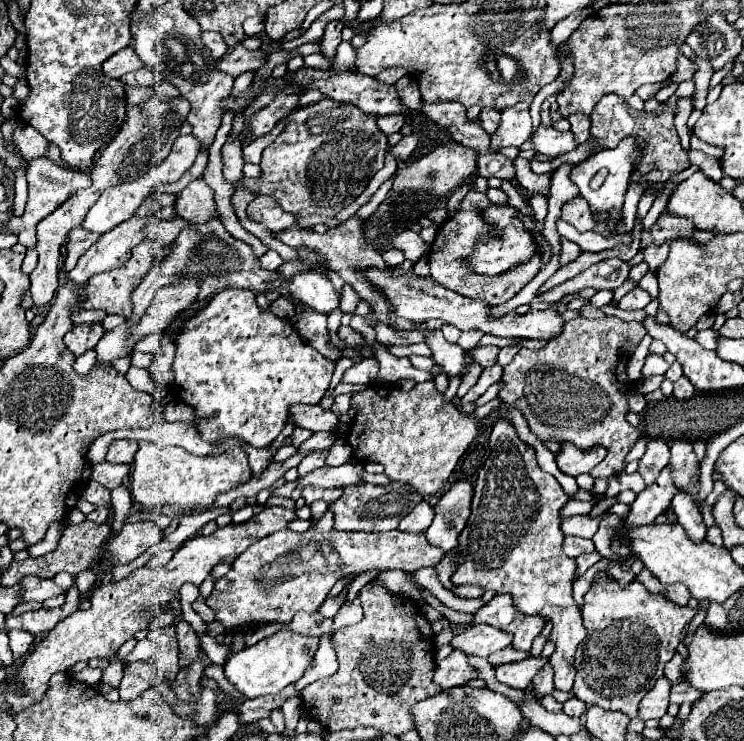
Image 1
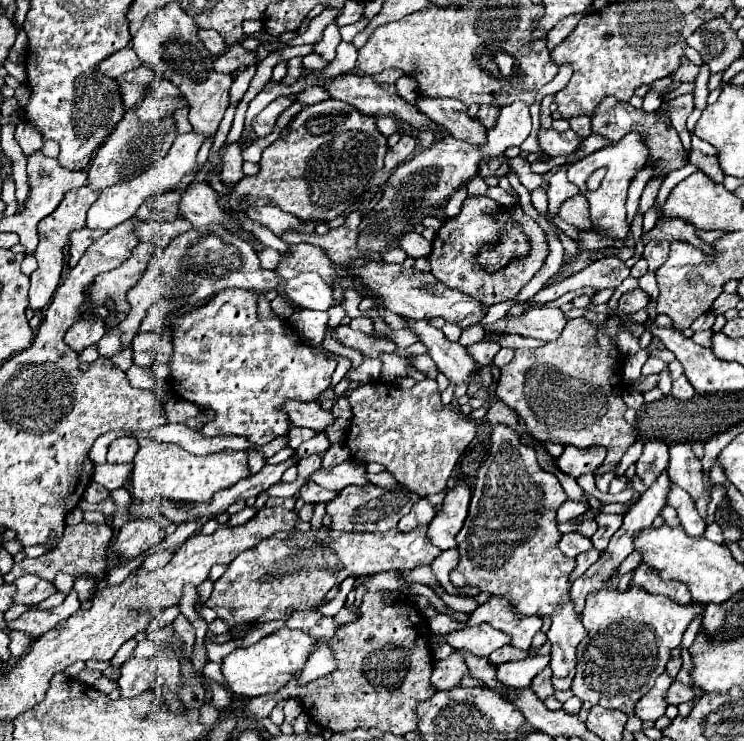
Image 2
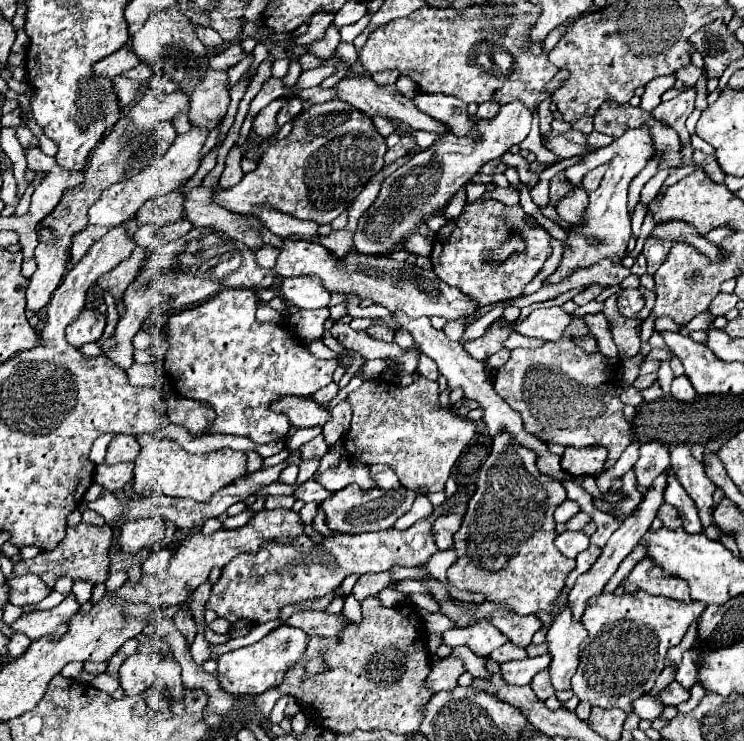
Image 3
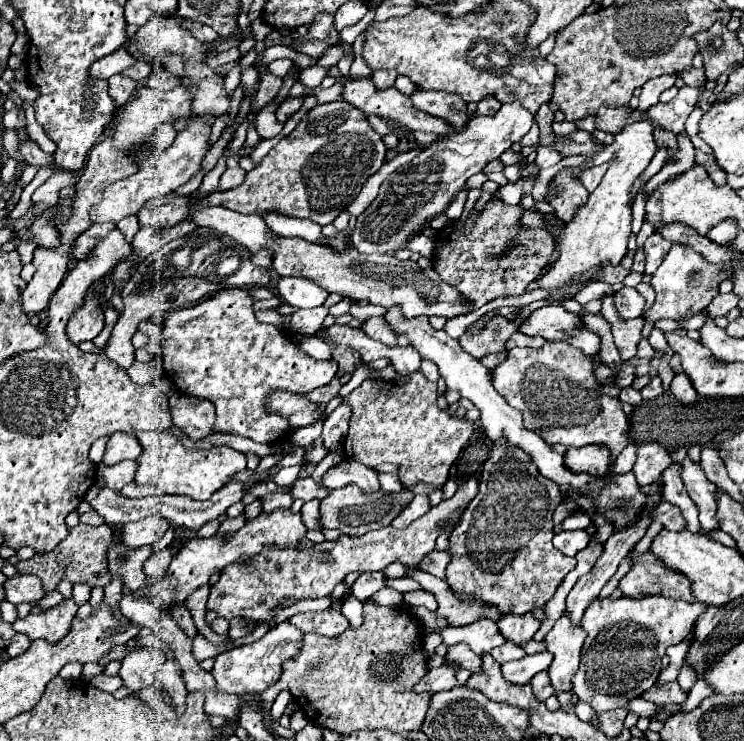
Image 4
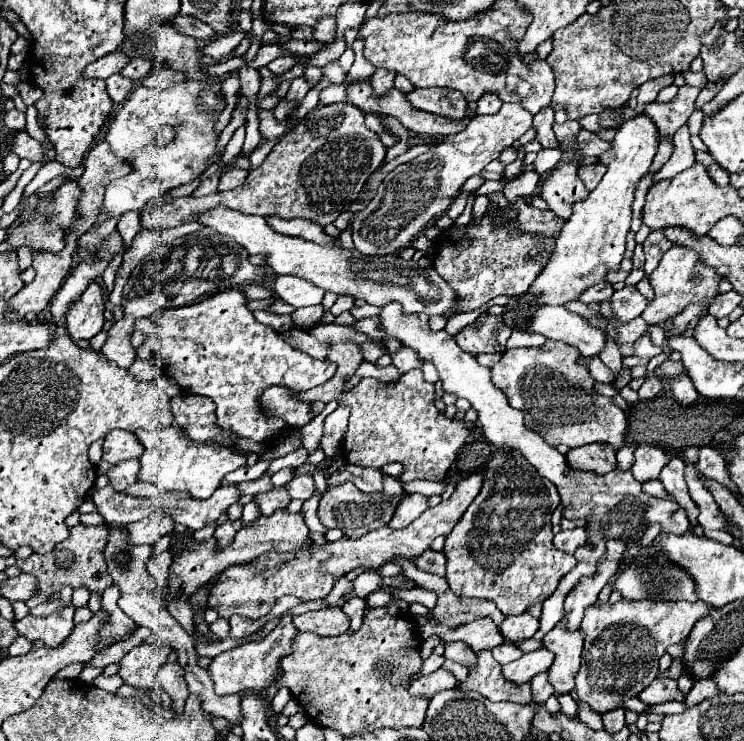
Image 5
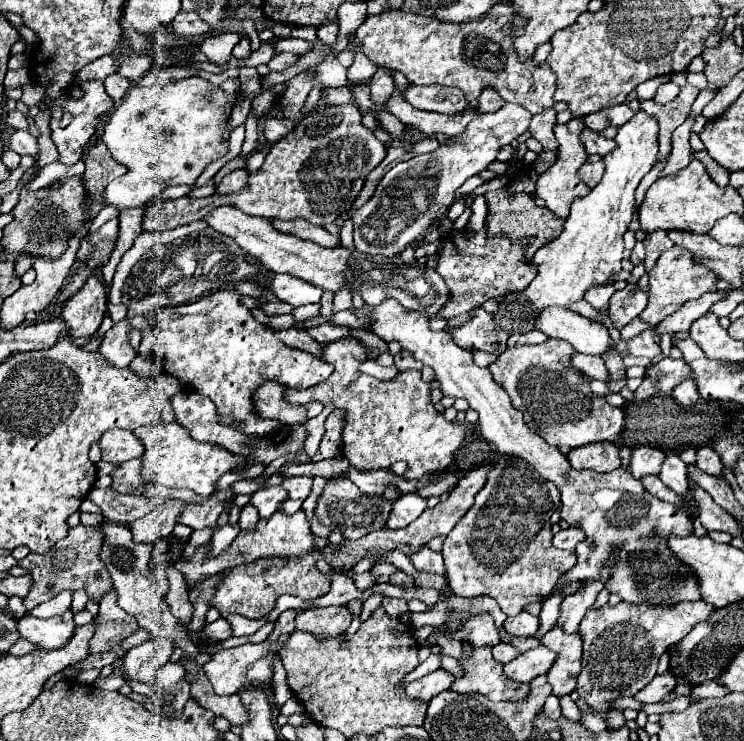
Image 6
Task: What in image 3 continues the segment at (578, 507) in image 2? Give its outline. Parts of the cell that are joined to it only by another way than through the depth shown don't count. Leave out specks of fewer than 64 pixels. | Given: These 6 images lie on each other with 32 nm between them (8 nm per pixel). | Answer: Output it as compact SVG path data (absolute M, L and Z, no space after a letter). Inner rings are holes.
M566 500L566 502L562 502L562 504L556 508L554 518L556 518L556 522L568 522L568 520L570 520L572 516L576 516L578 512L582 512L580 504L578 504L578 502L572 502L572 500Z

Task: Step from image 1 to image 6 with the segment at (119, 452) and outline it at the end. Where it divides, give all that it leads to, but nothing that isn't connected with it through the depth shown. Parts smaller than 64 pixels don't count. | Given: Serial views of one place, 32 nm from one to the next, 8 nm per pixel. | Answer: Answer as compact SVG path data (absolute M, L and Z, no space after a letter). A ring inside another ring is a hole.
M112 428L100 438L102 448L102 460L110 464L120 464L132 458L140 458L144 454L144 446L130 430Z

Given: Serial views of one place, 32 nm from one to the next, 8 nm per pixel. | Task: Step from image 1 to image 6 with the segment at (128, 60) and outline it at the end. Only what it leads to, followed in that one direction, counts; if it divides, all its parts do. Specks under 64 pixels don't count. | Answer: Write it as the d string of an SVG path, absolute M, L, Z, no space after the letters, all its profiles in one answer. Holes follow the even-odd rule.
M108 54L108 56L102 56L90 64L86 64L80 72L78 72L78 80L86 82L86 80L104 80L106 76L114 74L118 70L118 60L114 54Z

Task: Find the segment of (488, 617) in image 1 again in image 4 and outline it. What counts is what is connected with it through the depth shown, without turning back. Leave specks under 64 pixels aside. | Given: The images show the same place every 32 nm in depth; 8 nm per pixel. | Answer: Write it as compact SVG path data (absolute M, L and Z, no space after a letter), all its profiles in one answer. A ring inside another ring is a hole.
M500 612L500 618L496 620L496 626L506 640L510 640L518 646L524 646L526 642L532 640L536 630L540 628L540 620L536 620L532 614L516 616L516 614L502 614Z

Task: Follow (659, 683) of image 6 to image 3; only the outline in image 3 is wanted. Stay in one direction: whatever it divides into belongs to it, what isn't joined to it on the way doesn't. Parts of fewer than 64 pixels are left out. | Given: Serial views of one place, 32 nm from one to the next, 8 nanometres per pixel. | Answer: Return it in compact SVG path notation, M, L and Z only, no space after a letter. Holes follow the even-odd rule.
M672 682L662 694L660 694L660 700L666 704L666 706L678 706L680 702L686 702L690 698L690 690L686 690L682 684L678 682Z

